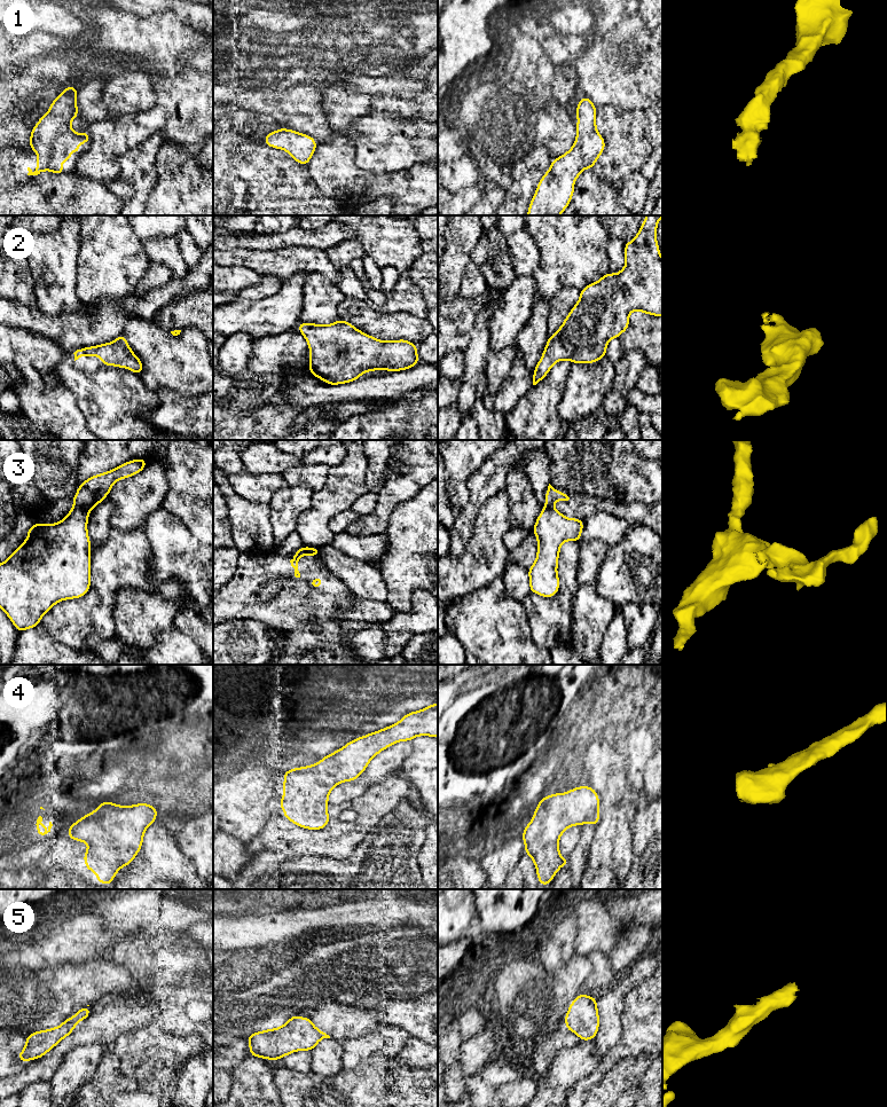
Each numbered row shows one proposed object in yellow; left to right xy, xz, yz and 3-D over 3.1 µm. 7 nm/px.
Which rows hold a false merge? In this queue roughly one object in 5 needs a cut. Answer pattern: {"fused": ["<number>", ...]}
{"fused": ["3"]}

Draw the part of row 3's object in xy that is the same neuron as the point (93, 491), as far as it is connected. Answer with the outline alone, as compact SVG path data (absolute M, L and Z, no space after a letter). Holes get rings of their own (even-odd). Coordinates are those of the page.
M147 458L132 460L108 472L102 472L86 479L77 488L77 496L71 496L72 502L89 512L108 496L117 480L143 471L147 462Z

